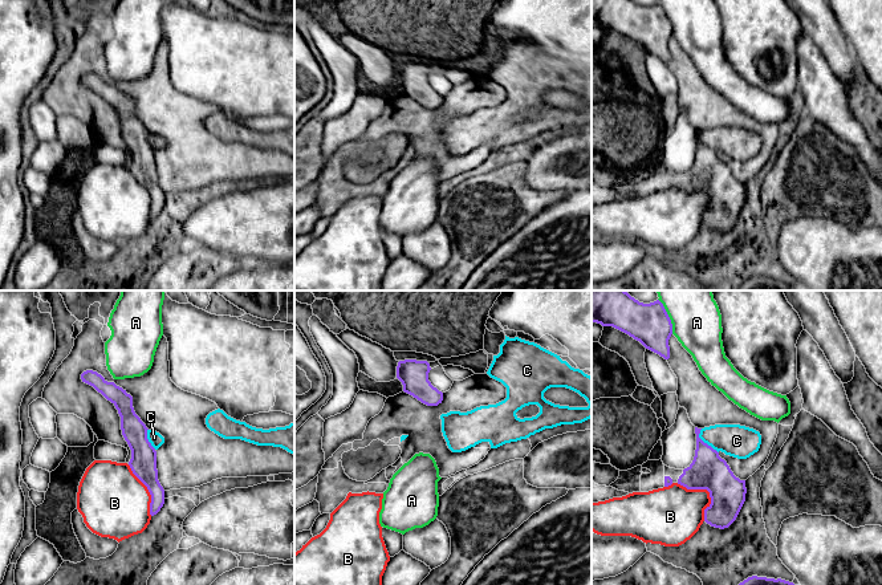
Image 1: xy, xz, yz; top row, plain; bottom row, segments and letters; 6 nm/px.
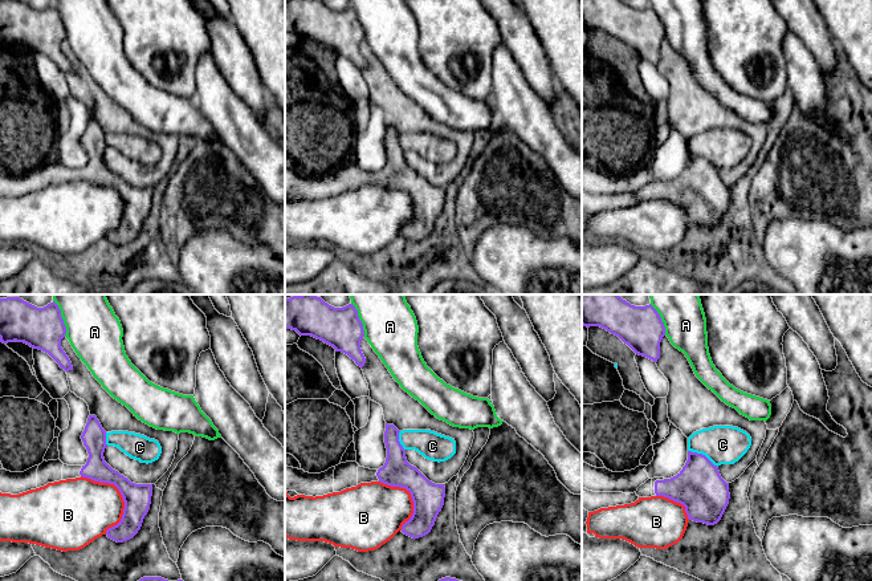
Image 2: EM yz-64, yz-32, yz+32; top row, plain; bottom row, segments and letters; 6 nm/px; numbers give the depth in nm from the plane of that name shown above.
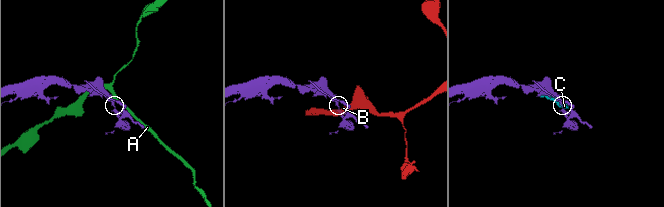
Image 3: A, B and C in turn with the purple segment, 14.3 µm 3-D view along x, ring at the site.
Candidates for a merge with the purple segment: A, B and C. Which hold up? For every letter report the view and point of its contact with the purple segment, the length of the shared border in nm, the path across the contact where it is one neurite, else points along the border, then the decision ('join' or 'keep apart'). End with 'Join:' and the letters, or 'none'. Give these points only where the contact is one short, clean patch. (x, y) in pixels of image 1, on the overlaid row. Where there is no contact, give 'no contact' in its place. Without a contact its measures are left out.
A: meets purple in yz at (667, 316); contact 240 nm long; keep apart
B: meets purple in yz at (707, 490); contact 280 nm long; keep apart
C: meets purple in yz at (703, 442); contact 190 nm long; runs through yz (708, 471), (703, 442), (736, 441); join
Join: C

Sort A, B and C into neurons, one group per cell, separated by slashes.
A / B / C

